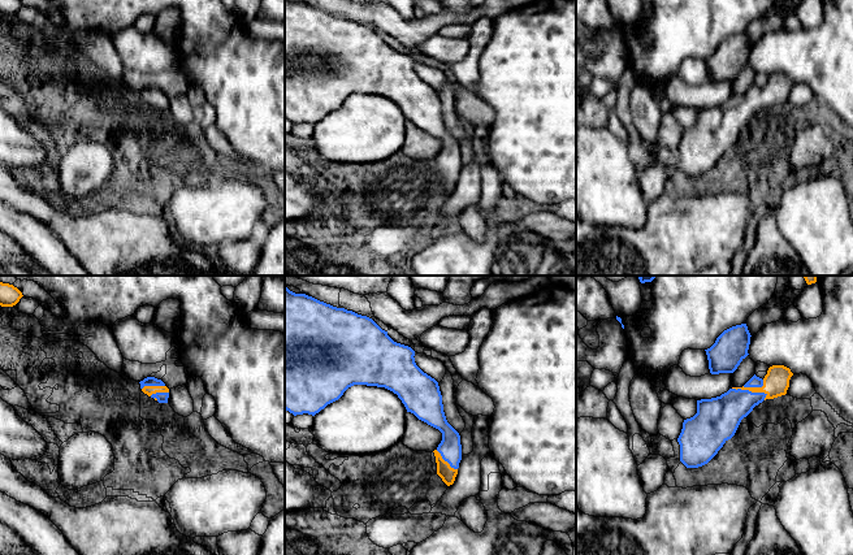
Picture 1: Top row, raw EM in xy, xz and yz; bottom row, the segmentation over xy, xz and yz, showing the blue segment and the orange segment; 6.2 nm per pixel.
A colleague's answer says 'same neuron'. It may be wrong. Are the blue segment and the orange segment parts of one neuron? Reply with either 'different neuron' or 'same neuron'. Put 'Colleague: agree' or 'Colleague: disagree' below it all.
same neuron
Colleague: agree

